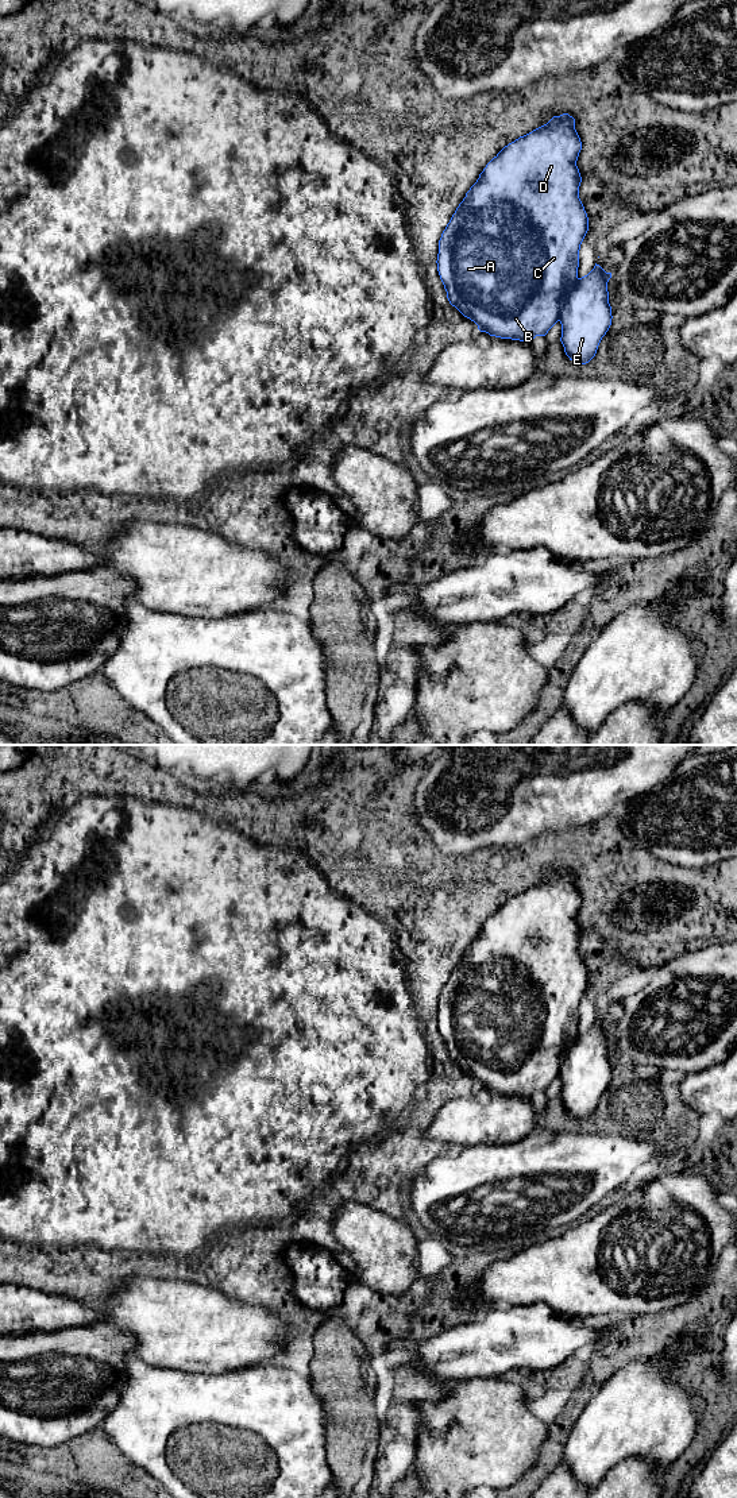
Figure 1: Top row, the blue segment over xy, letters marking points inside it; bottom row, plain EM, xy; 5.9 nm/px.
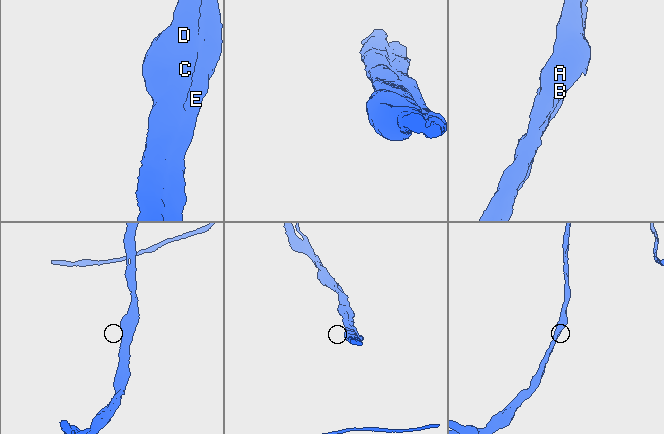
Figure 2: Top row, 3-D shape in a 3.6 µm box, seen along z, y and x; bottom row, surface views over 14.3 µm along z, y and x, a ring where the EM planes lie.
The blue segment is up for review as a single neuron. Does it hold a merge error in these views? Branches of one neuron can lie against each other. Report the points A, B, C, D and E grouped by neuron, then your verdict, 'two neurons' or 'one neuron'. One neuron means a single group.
A B C D E | one neuron

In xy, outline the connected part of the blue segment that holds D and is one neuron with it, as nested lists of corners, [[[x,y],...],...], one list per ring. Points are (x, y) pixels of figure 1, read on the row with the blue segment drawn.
[[[568,113],[553,116],[547,124],[520,136],[514,142],[505,146],[483,169],[476,182],[466,193],[466,197],[456,208],[449,223],[439,240],[437,271],[447,292],[447,298],[464,317],[478,325],[481,332],[501,339],[520,340],[532,343],[536,336],[545,336],[548,331],[559,321],[562,324],[560,341],[566,355],[576,364],[589,363],[597,354],[602,337],[611,325],[611,306],[609,304],[607,282],[611,273],[606,273],[595,263],[594,269],[584,277],[578,277],[579,250],[589,231],[589,217],[579,198],[579,186],[582,177],[576,166],[579,152],[582,150],[580,138],[575,130],[575,119]]]

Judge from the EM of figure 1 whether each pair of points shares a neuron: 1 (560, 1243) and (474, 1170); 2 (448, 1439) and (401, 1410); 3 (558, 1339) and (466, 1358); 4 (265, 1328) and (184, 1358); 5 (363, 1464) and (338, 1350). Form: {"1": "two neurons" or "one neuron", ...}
{"1": "two neurons", "2": "two neurons", "3": "one neuron", "4": "one neuron", "5": "one neuron"}

